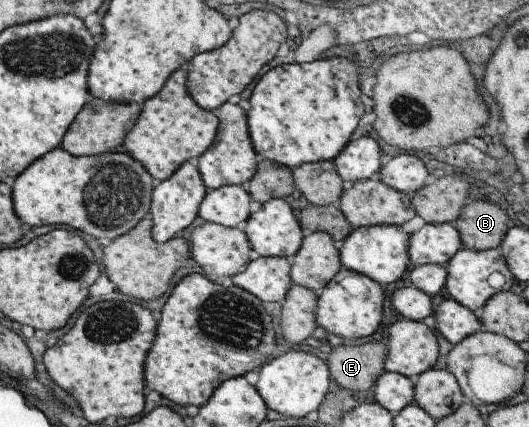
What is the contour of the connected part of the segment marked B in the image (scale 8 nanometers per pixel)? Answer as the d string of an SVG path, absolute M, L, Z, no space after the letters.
M482 199L469 201L455 222L463 248L476 251L496 249L502 244L510 227L508 212L498 204Z

